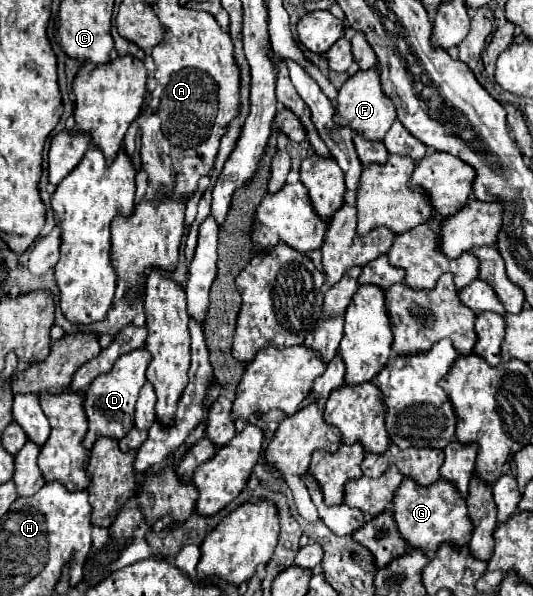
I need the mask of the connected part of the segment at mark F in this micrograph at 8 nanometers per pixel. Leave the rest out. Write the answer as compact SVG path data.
M367 69L367 71L357 71L351 79L345 81L345 85L339 89L339 97L337 97L337 107L335 107L335 117L333 121L339 127L349 127L355 133L363 135L369 141L383 141L387 129L393 125L393 121L397 119L395 113L395 105L391 103L391 99L387 99L381 91L381 81L379 81L379 73L377 69Z

